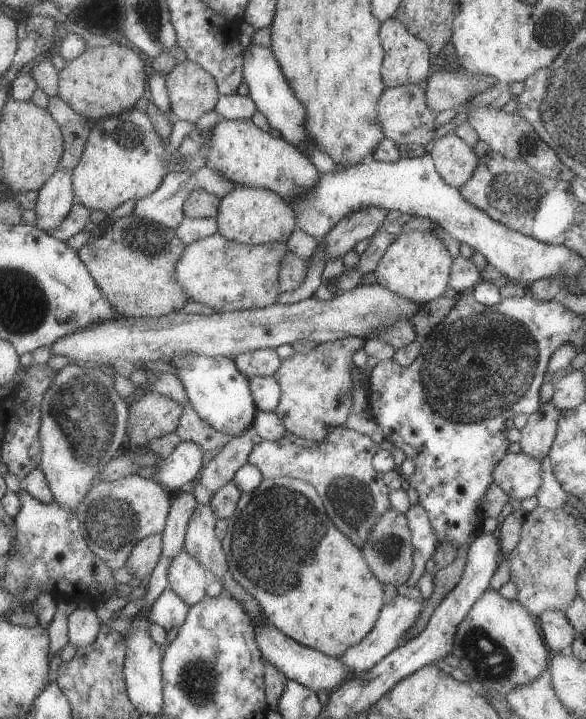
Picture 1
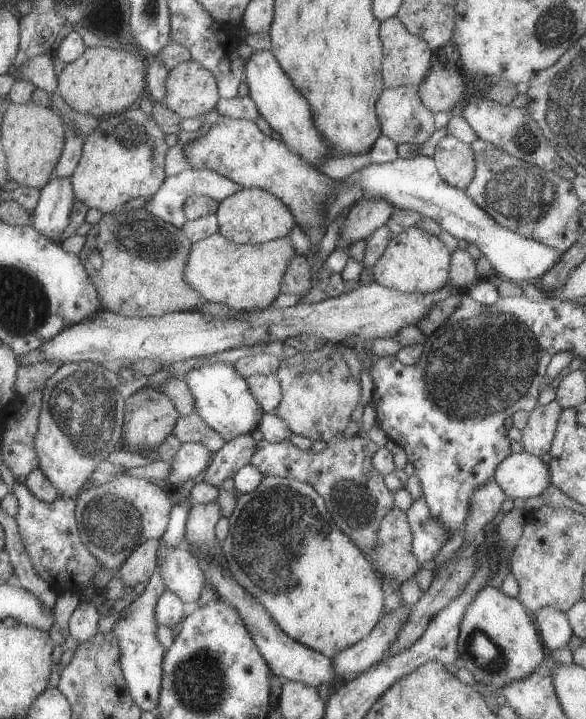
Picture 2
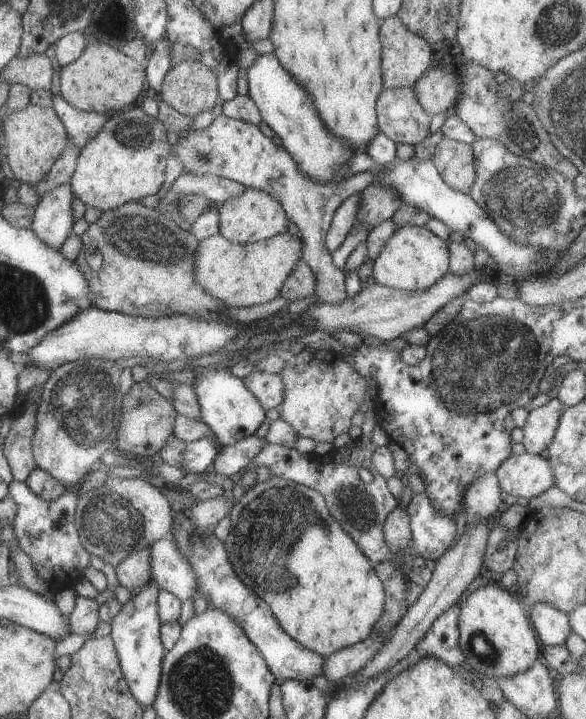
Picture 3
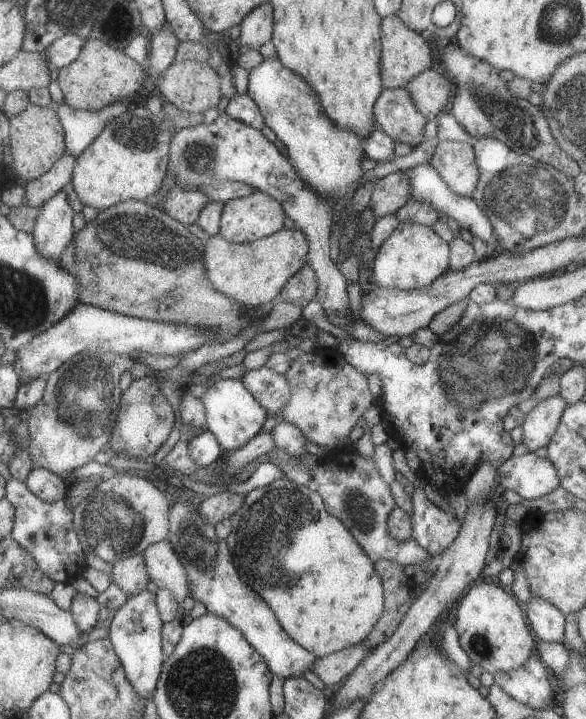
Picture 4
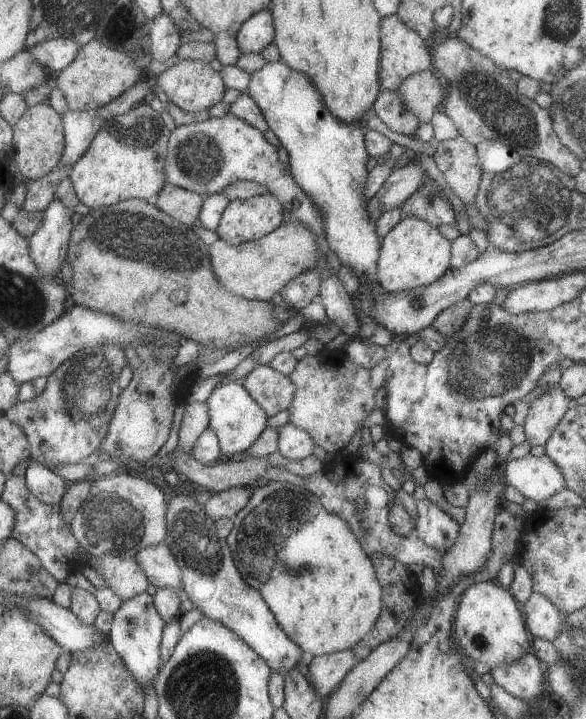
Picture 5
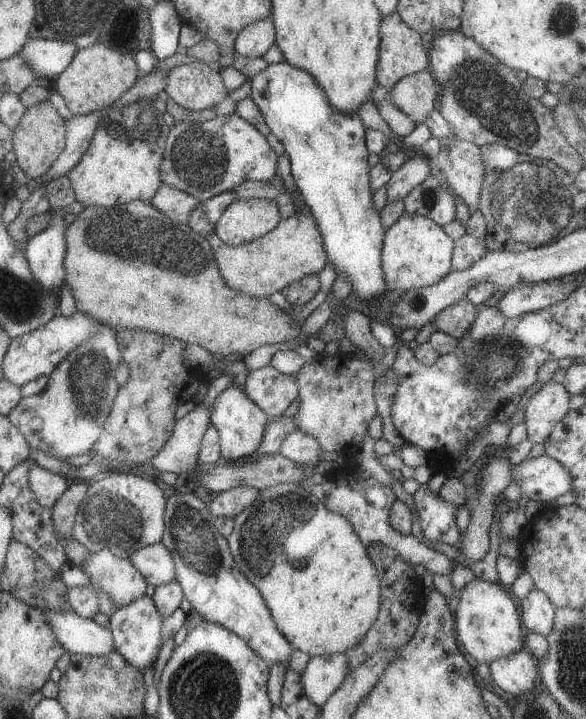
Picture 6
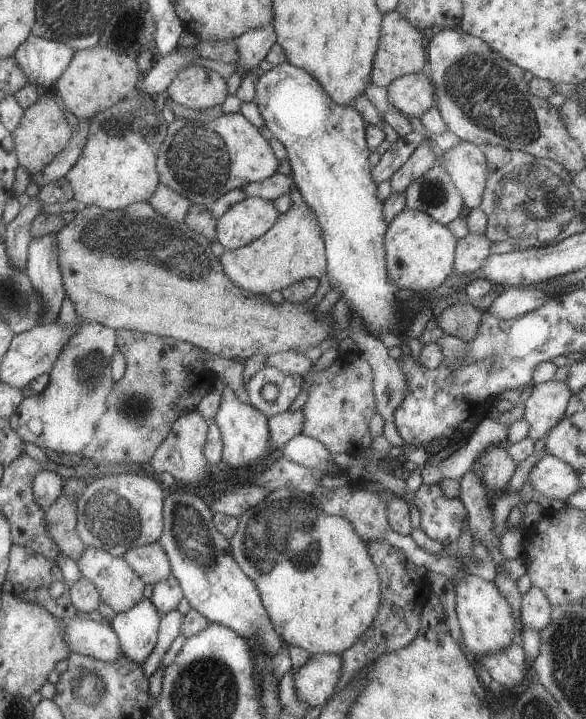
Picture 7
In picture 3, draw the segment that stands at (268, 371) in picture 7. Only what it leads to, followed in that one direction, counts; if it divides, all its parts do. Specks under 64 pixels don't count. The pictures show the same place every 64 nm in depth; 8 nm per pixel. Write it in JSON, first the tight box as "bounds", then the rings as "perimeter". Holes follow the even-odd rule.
{"bounds":[243,371,284,411],"perimeter":[[[257,371],[250,374],[243,379],[244,385],[254,397],[260,402],[260,405],[264,408],[264,411],[279,409],[284,401],[284,384],[282,378],[278,373],[266,373]]]}

